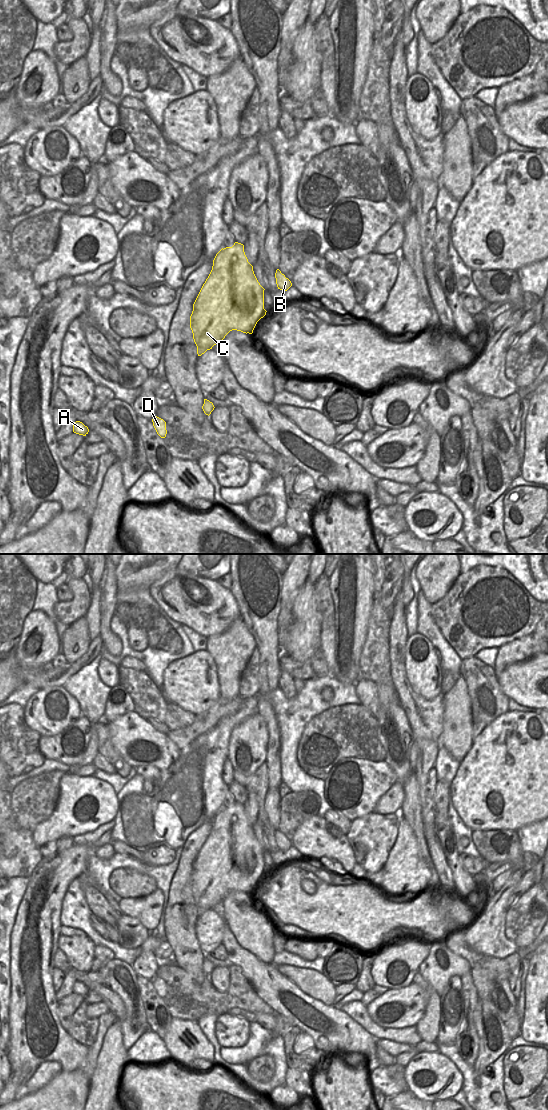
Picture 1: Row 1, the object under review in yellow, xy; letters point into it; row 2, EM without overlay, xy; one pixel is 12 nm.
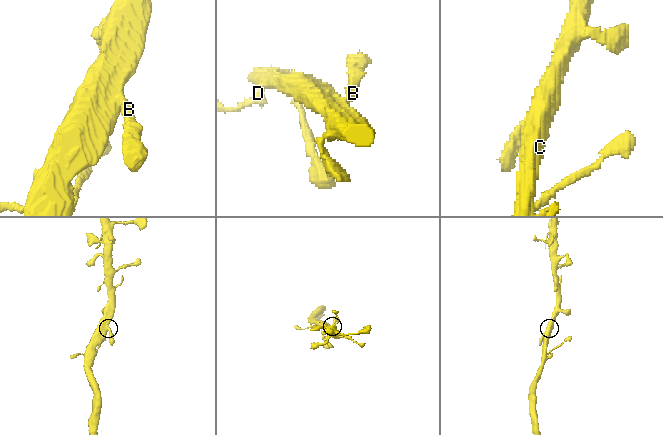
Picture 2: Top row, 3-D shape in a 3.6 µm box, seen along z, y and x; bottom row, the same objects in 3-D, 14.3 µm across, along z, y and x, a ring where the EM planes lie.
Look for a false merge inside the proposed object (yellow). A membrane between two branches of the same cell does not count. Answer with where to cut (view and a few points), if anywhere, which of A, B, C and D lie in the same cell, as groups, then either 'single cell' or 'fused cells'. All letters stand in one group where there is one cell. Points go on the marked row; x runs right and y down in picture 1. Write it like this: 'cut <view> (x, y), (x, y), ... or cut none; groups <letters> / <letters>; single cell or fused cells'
cut none; groups A B C D; single cell

